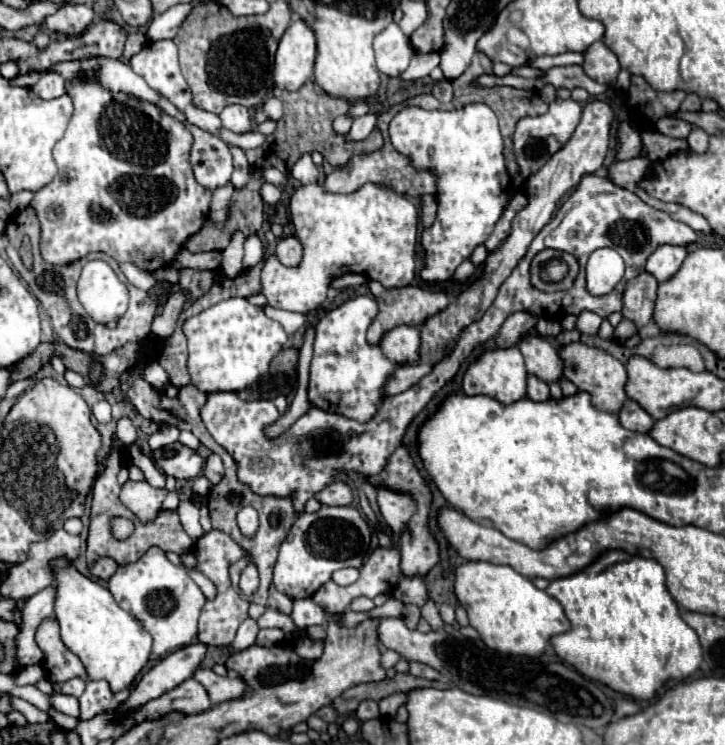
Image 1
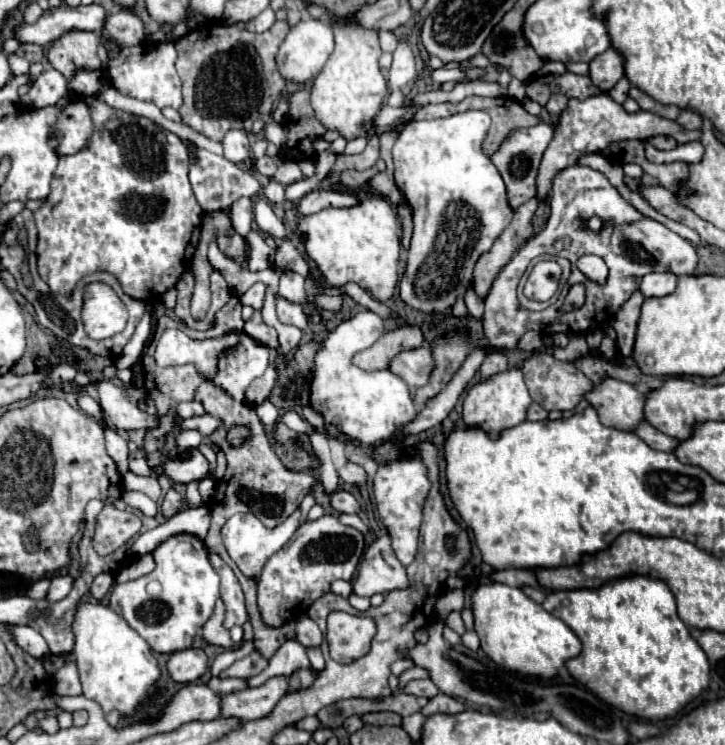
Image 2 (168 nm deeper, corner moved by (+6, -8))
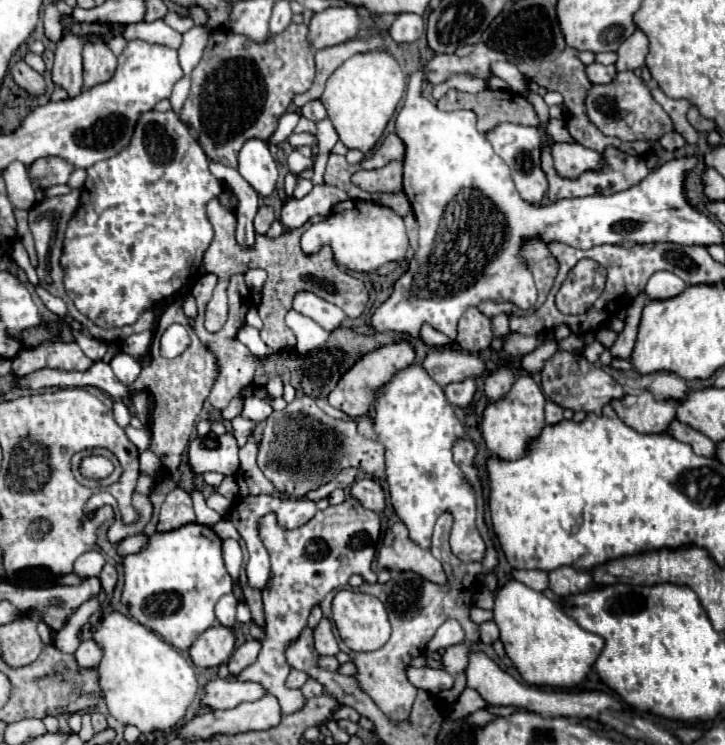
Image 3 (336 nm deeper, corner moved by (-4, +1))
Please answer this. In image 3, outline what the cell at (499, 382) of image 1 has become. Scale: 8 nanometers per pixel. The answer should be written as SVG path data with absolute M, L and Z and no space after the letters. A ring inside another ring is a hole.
M521 374L513 382L511 390L501 400L487 402L487 406L483 410L483 420L481 420L481 432L483 432L483 438L485 438L489 452L503 458L503 460L517 460L519 456L525 456L529 440L533 440L541 432L541 428L545 426L543 404L545 404L543 390L533 380L531 374ZM503 406L507 406L507 408L513 406L513 408L509 408L511 412L503 412L503 410L507 410Z

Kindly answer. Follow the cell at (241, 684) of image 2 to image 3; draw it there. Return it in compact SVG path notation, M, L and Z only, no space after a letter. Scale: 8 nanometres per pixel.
M347 500L339 506L329 506L323 512L317 512L307 524L295 530L279 528L275 516L265 516L261 520L261 540L271 556L271 576L263 588L265 604L265 638L261 640L263 648L259 658L241 670L239 674L229 674L227 680L257 682L267 694L273 694L279 700L283 714L295 714L305 706L305 696L301 690L289 690L285 678L289 664L283 656L283 648L299 636L307 626L307 616L313 606L333 590L347 584L349 576L359 574L365 582L375 584L377 574L371 570L379 544L379 516L371 510L365 510L357 500Z

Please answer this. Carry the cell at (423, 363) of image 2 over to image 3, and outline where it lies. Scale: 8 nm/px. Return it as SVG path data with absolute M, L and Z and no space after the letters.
M431 348L421 362L421 368L441 386L445 388L449 382L461 382L469 376L477 376L485 372L485 364L481 358L459 352L453 348Z

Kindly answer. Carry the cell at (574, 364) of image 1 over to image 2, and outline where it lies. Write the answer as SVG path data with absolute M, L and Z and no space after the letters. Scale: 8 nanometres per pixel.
M605 379L589 395L585 395L585 399L597 409L605 427L635 431L645 417L645 395L623 381Z

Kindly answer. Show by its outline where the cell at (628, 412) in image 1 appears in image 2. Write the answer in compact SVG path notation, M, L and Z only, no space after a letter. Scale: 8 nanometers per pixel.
M643 421L643 423L637 427L635 433L637 433L649 447L653 447L653 449L657 449L657 451L669 451L669 453L671 453L671 451L675 451L677 445L679 445L677 439L661 433L661 431L655 429L653 425L649 425L647 421Z

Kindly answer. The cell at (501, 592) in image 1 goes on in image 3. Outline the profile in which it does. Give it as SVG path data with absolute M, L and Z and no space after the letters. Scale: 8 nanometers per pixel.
M509 580L495 594L493 620L499 628L499 640L507 656L527 684L573 688L585 680L605 640L583 630L553 600L517 580Z

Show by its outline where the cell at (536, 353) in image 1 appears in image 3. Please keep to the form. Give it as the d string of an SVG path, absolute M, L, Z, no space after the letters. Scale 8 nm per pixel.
M555 352L541 370L541 386L549 400L559 404L561 408L583 410L583 412L601 412L603 404L613 398L625 396L625 390L601 368L587 362L585 356L577 356L573 352Z

